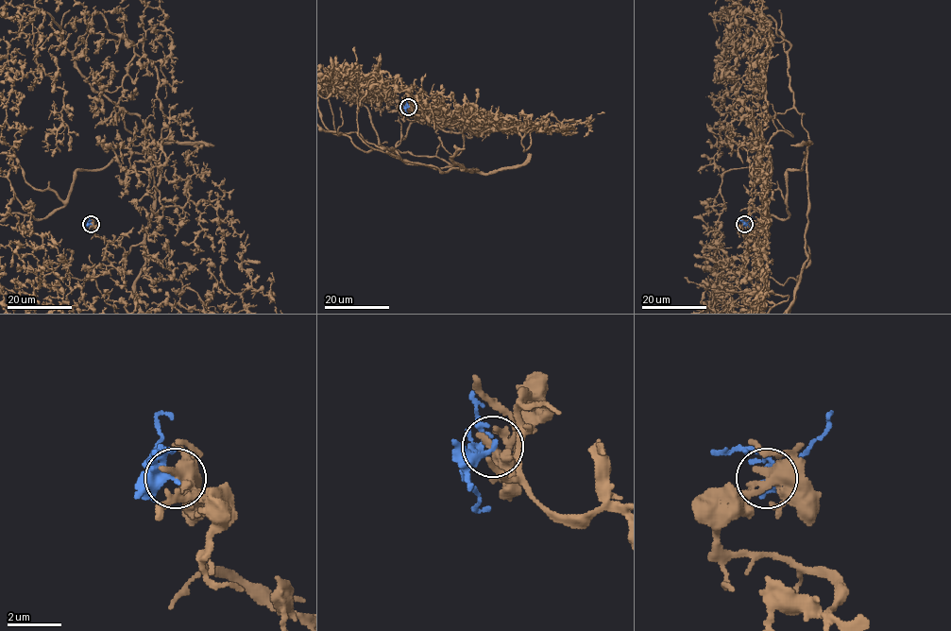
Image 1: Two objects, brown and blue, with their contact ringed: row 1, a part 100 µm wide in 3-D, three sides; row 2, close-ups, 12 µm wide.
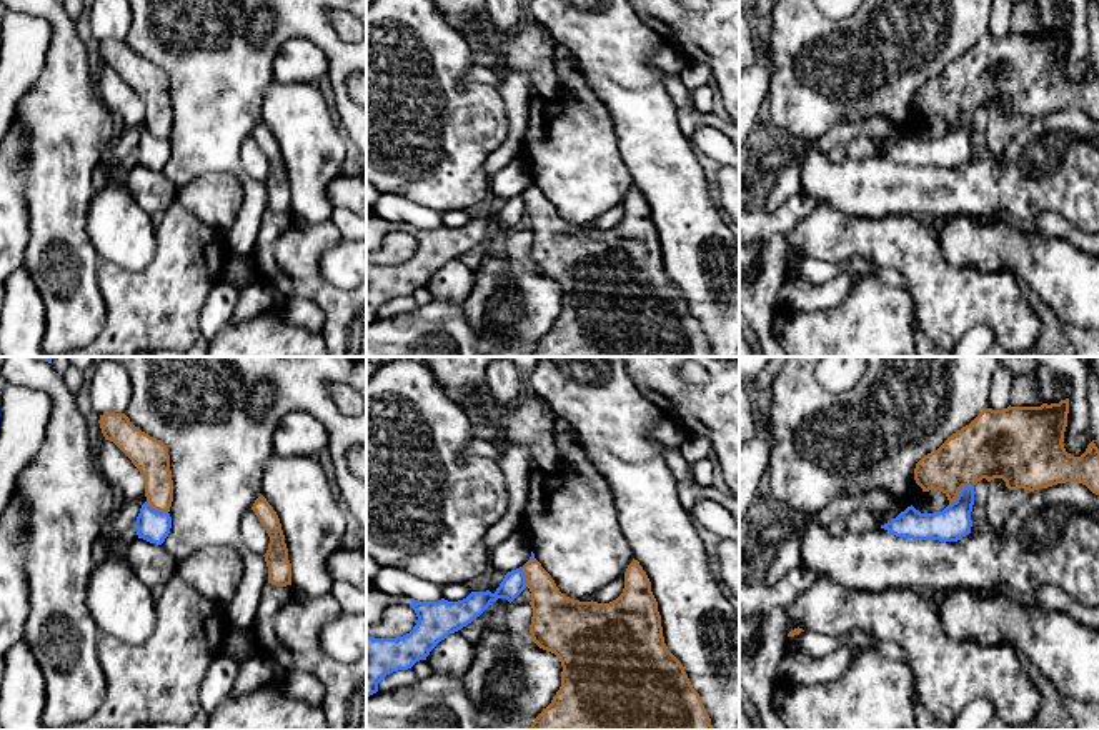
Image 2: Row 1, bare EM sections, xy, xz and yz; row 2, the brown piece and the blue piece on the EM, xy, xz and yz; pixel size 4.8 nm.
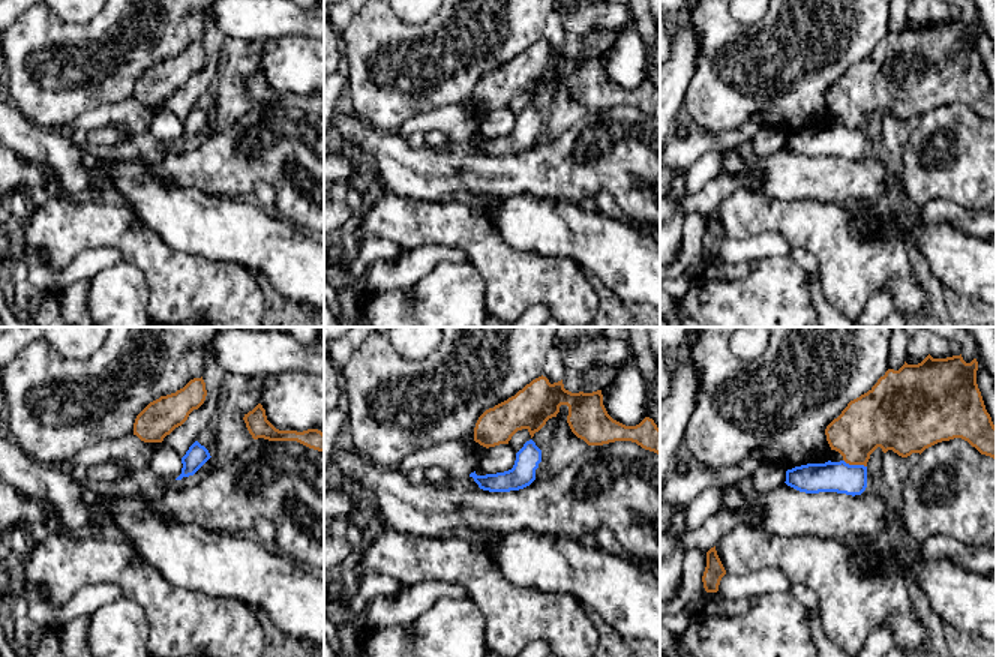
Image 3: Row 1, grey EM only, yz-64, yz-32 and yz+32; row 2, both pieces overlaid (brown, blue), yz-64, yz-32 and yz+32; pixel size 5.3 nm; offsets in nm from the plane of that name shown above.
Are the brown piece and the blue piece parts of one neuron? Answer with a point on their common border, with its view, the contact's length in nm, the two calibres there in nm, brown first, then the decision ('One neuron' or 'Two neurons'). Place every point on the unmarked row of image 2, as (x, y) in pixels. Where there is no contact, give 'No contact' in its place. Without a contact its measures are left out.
Touches brown at yz (959, 117). Shared border 160 nm. Thickness 300 nm (brown) against 160 nm. Two neurons

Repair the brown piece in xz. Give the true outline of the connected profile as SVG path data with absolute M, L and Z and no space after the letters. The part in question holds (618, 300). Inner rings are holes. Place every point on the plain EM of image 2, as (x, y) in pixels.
M536 185L528 187L521 195L531 218L531 265L540 275L554 280L563 293L559 317L530 357L713 357L699 320L664 270L658 228L638 187L633 185L624 198L623 220L609 230L566 223Z

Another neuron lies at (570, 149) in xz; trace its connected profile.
M531 18L523 20L513 33L500 33L486 20L473 45L495 53L506 75L526 73L531 80L530 122L521 157L535 185L559 218L579 228L591 228L596 217L624 203L634 183L621 158L614 123L573 53Z

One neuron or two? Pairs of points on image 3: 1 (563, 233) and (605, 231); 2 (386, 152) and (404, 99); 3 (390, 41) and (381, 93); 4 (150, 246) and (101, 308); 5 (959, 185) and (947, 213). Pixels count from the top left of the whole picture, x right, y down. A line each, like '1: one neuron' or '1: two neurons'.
1: one neuron
2: two neurons
3: one neuron
4: two neurons
5: two neurons

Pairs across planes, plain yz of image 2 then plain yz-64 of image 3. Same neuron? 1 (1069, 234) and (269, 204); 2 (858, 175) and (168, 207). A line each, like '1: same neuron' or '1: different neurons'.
1: same neuron
2: different neurons

